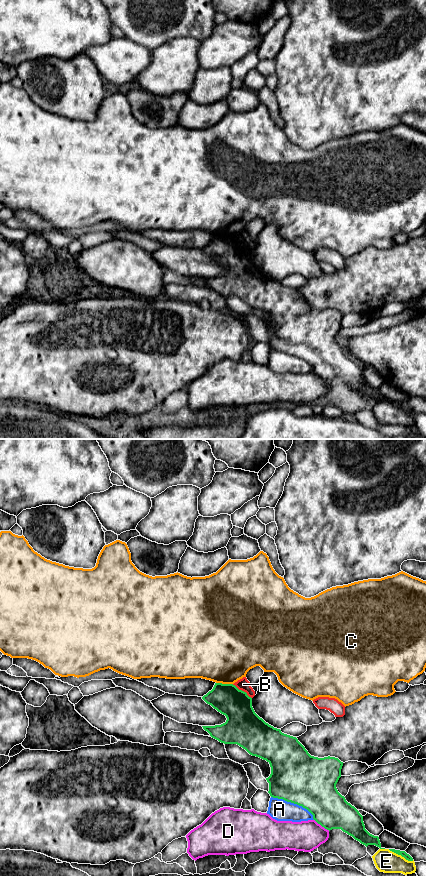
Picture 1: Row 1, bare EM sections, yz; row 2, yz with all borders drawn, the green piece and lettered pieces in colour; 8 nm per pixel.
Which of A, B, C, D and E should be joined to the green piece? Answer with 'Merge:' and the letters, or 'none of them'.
Merge: none of them

